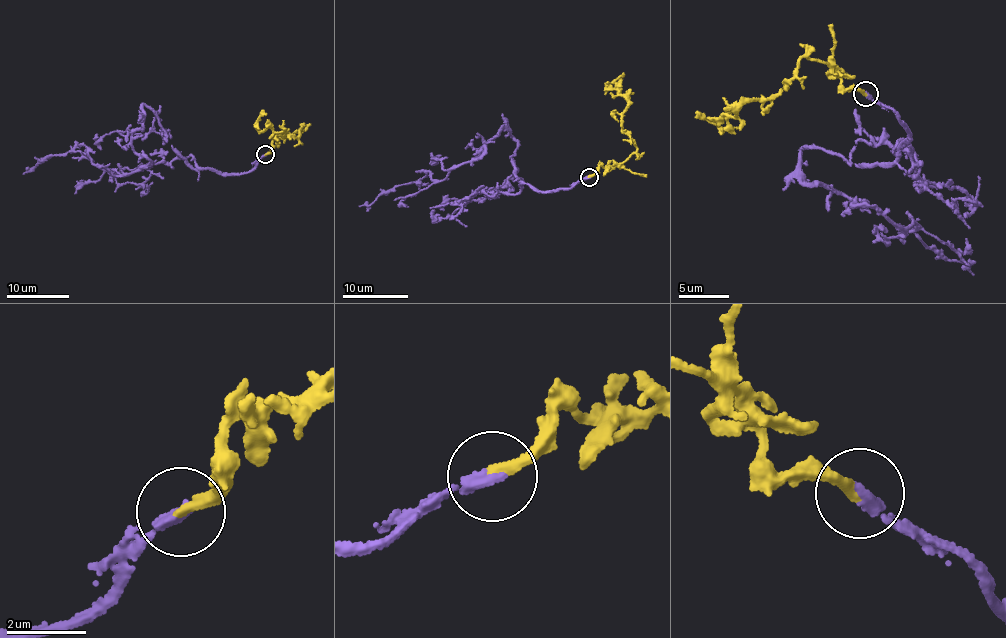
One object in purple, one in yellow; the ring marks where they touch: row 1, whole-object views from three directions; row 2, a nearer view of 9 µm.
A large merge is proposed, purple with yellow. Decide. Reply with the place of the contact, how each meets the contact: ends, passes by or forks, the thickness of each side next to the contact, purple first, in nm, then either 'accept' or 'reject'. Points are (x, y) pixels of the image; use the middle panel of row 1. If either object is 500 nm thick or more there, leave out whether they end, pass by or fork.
(589, 177) | purple ends | yellow ends | 280/260 nm | accept

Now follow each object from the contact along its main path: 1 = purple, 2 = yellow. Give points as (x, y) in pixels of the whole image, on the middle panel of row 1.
1: (588, 176), (532, 188), (516, 175), (518, 146), (504, 126), (444, 179), (429, 172), (358, 207)
2: (588, 176), (597, 167), (622, 164), (636, 150), (621, 122), (625, 98), (614, 89), (606, 87), (624, 72)

